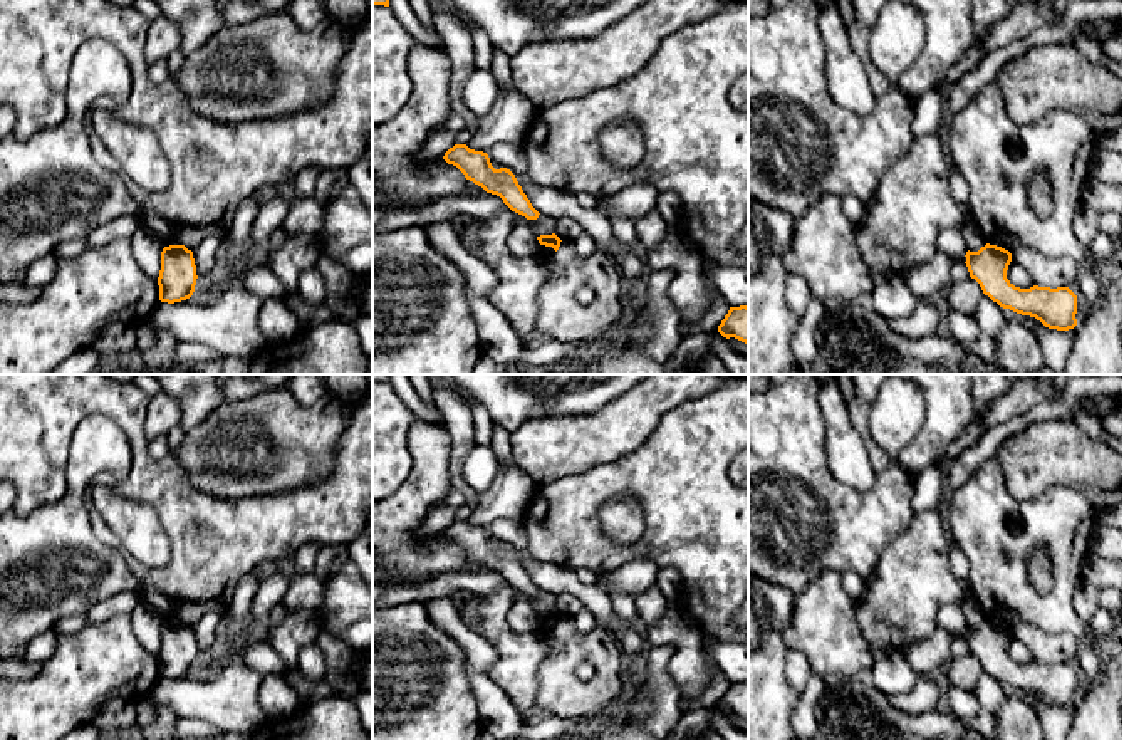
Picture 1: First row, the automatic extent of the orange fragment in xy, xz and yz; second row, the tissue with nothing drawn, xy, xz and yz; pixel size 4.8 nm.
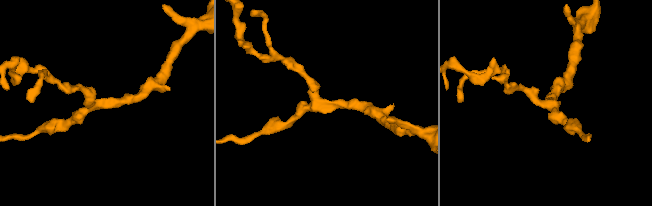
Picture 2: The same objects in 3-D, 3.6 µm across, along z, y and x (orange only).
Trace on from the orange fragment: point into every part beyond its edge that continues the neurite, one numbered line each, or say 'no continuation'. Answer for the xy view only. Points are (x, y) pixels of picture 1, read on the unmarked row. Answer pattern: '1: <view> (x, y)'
no continuation

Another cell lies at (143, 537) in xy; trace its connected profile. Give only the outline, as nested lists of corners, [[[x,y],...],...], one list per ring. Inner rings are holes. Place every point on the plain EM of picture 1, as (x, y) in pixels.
[[[106,483],[92,487],[91,502],[119,535],[127,555],[153,569],[169,562],[169,537],[149,507],[126,500]]]

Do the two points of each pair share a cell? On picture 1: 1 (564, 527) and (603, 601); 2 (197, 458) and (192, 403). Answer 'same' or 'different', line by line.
1: different
2: different

